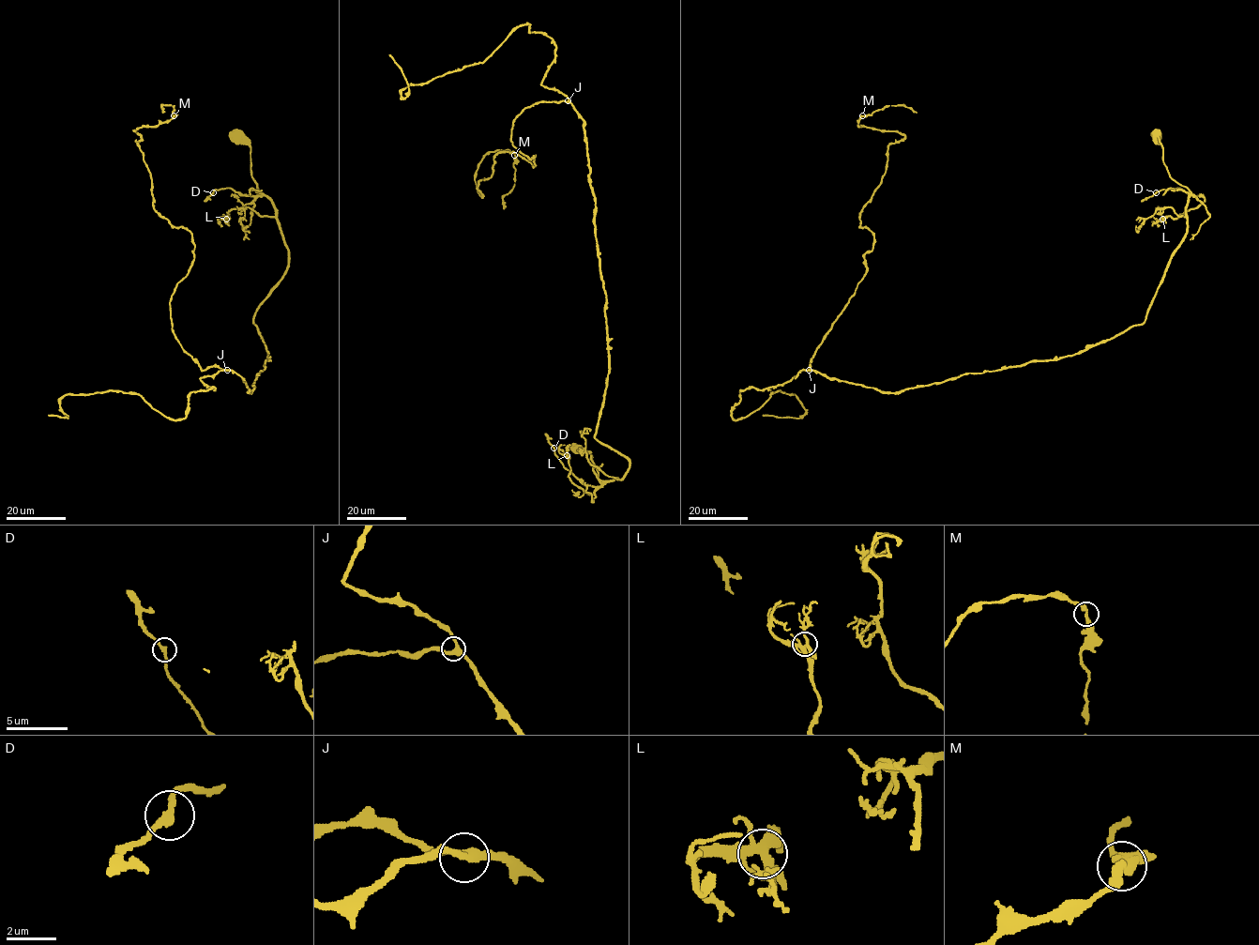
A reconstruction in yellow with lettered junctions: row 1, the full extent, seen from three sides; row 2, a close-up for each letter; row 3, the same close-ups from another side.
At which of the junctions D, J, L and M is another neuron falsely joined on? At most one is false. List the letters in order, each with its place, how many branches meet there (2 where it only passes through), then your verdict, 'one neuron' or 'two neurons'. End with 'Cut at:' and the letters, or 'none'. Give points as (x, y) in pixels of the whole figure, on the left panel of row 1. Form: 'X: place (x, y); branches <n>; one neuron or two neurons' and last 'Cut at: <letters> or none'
D: place (213, 192); branches 2; one neuron
J: place (227, 370); branches 3; one neuron
L: place (226, 219); branches 6; one neuron
M: place (174, 115); branches 2; one neuron
Cut at: none

